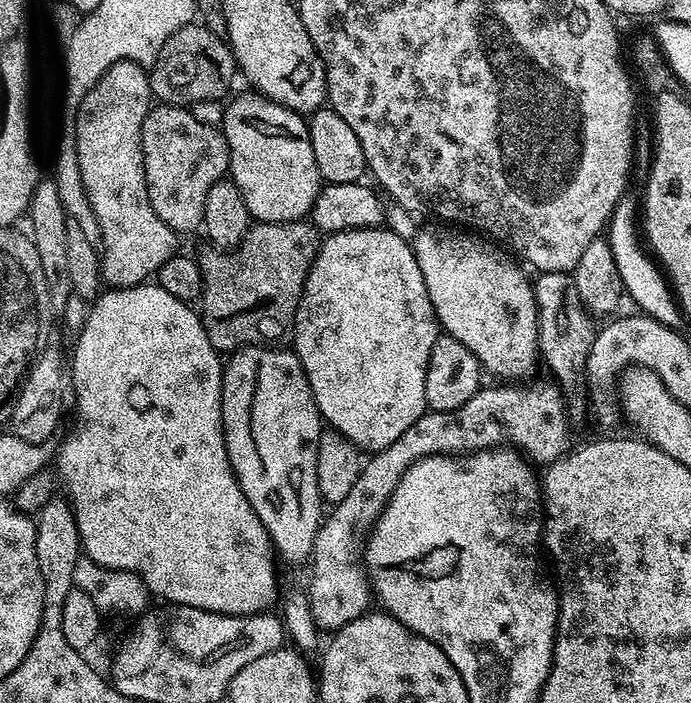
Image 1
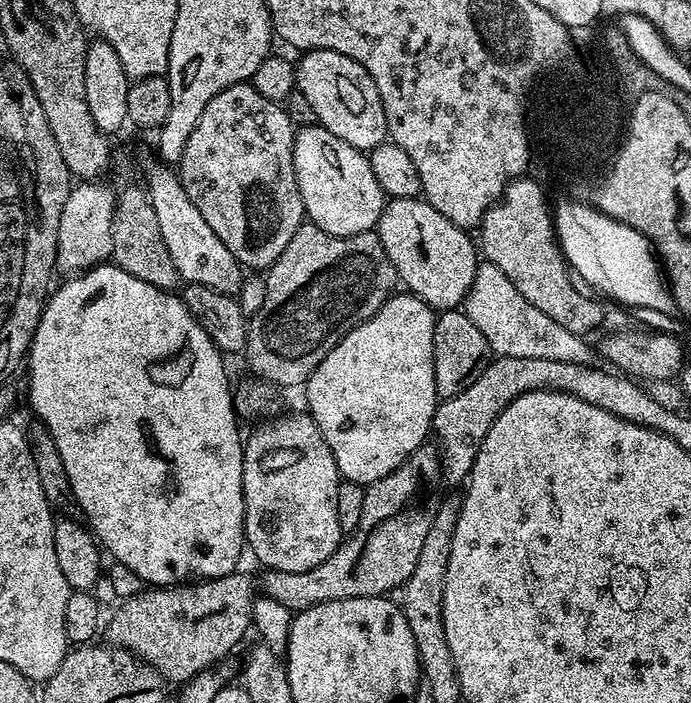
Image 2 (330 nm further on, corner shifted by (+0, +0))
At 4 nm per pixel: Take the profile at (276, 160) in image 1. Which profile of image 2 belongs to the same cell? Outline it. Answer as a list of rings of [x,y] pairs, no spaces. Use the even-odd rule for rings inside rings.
[[[309,122],[305,128],[295,129],[296,137],[292,147],[294,174],[298,190],[302,194],[304,215],[326,234],[353,236],[375,229],[386,203],[386,194],[370,170],[367,155],[359,148],[334,138],[330,130]]]

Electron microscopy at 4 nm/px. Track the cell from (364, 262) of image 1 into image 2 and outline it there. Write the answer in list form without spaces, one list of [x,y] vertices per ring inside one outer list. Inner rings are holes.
[[[407,290],[397,291],[388,297],[387,302],[378,309],[370,319],[359,324],[357,328],[351,328],[340,341],[332,347],[330,354],[322,358],[322,362],[312,371],[312,376],[308,379],[306,391],[308,391],[308,408],[313,422],[318,426],[322,438],[326,438],[326,446],[334,454],[334,462],[338,466],[341,477],[355,484],[365,486],[378,482],[386,478],[409,456],[416,448],[425,443],[424,439],[429,439],[432,430],[432,419],[436,413],[438,397],[436,395],[436,379],[434,378],[434,326],[436,325],[437,313],[426,302],[422,302]]]

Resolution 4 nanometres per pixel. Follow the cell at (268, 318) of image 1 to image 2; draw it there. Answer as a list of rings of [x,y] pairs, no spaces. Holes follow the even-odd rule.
[[[311,222],[301,224],[298,231],[294,234],[294,238],[290,238],[290,246],[286,246],[286,250],[282,250],[282,254],[272,263],[272,267],[267,269],[263,280],[265,282],[265,297],[262,301],[262,306],[258,307],[258,312],[248,320],[246,346],[244,347],[242,356],[243,359],[248,359],[249,366],[252,367],[262,379],[269,380],[272,384],[281,384],[284,388],[296,388],[299,384],[300,387],[307,385],[308,379],[312,376],[312,371],[319,366],[322,362],[322,358],[326,358],[326,354],[330,354],[332,347],[334,347],[351,328],[357,328],[359,324],[370,319],[398,288],[398,277],[394,266],[382,246],[382,242],[376,237],[375,231],[354,234],[353,236],[335,236],[334,234],[326,234],[326,230],[322,230]]]

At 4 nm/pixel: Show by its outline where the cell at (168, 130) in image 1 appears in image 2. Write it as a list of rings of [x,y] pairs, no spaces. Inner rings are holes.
[[[250,82],[222,90],[202,110],[178,165],[190,202],[222,238],[226,250],[248,270],[271,268],[306,220],[292,157],[296,133],[284,107],[258,94]]]

